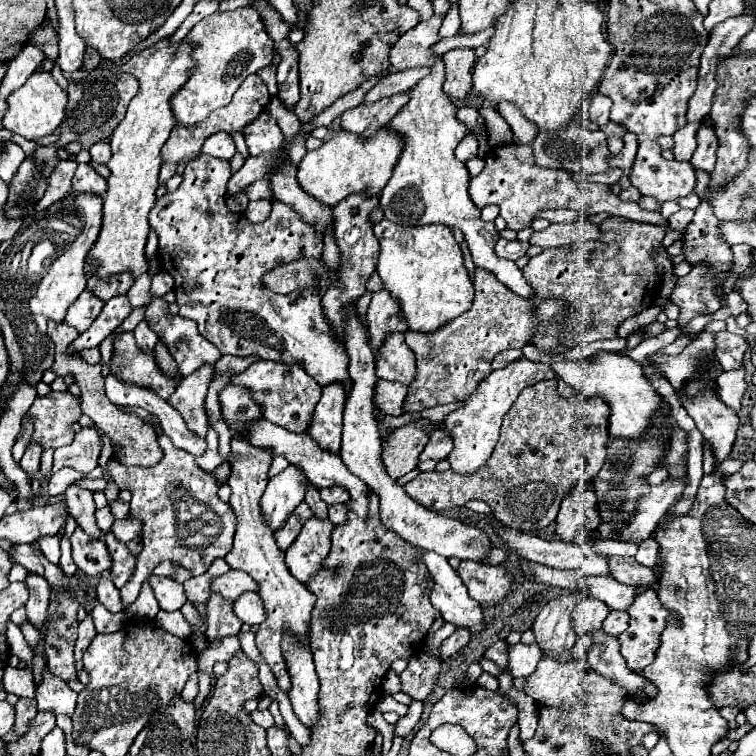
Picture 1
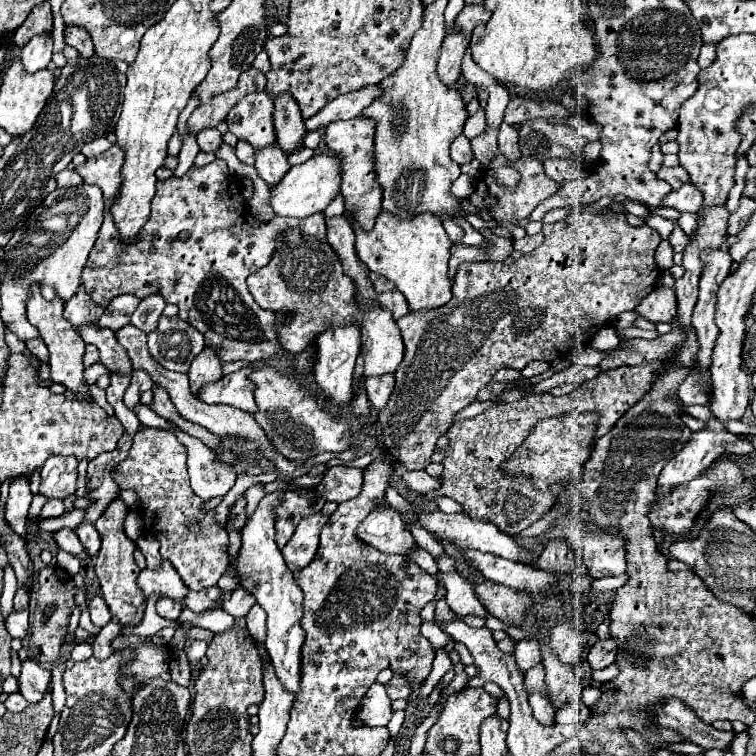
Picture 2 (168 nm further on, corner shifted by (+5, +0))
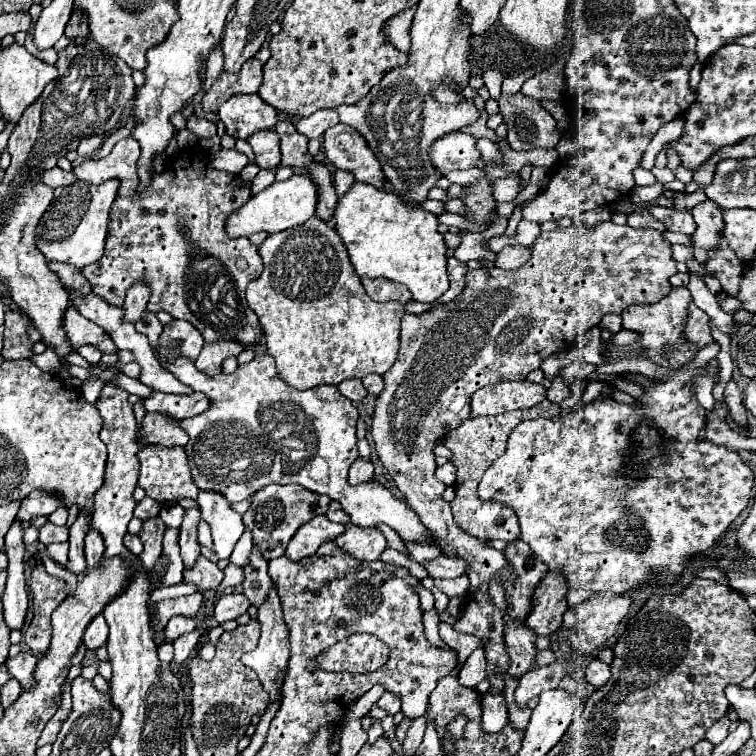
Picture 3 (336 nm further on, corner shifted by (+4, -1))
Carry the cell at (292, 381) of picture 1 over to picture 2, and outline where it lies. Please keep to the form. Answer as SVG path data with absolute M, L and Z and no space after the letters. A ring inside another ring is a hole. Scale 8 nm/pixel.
M245 367L231 375L225 375L217 383L209 383L201 387L197 397L201 397L201 401L209 405L231 405L241 411L255 413L257 411L255 399L253 399L255 385L247 379L251 371L253 367Z

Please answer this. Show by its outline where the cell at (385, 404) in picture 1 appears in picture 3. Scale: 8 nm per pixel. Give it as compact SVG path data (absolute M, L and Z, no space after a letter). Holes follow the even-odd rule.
M370 374L370 376L364 376L364 388L368 390L368 394L374 394L374 396L378 396L378 392L382 392L384 390L384 380L382 380L382 376L378 376L378 374Z

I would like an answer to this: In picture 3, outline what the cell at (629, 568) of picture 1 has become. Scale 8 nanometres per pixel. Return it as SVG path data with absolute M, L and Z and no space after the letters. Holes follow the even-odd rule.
M672 288L656 304L634 304L626 308L626 312L622 312L622 326L636 330L642 336L630 346L606 350L604 358L616 358L624 352L634 354L644 348L648 360L678 370L672 376L656 378L658 384L646 388L646 394L638 398L642 406L632 408L628 404L618 404L602 394L600 398L586 404L582 410L572 410L566 416L522 422L518 424L518 428L514 428L504 456L500 456L480 480L478 494L486 500L498 500L514 508L522 530L520 538L530 546L534 554L544 560L550 570L562 572L568 578L570 588L622 594L624 590L638 588L642 584L674 584L676 576L680 576L686 568L688 558L692 554L706 552L716 540L720 540L720 536L750 500L754 474L744 464L744 460L736 452L698 440L698 434L704 428L706 410L698 404L690 380L700 374L700 370L680 372L682 364L696 354L696 348L682 342L680 338L682 324L686 320L686 308L690 306L690 302L692 296L688 288ZM664 346L674 346L676 350L670 352L666 358ZM642 416L652 418L658 428L666 432L666 436L676 440L676 444L668 448L664 460L656 458L654 462L646 464L646 468L642 470L646 478L638 480L638 484L626 484L632 470L618 470L618 466L622 462L630 462L628 434Z

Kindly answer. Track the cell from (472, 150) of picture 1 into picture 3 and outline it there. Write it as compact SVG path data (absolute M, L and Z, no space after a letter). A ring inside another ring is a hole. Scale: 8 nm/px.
M464 132L446 134L444 138L436 140L436 144L432 144L430 148L432 164L438 168L442 176L446 176L450 170L466 170L476 166L480 156L474 140L474 136Z

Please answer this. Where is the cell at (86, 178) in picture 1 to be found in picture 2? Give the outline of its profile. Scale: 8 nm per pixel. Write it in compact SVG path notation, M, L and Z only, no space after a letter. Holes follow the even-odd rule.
M63 169L61 173L55 175L55 181L59 187L79 187L83 185L83 179L79 177L79 173L75 169Z

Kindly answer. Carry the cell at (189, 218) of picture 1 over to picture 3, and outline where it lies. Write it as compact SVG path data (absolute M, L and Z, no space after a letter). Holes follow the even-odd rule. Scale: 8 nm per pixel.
M122 138L106 158L100 160L82 160L74 174L78 180L94 185L110 178L120 180L118 196L110 208L110 234L106 236L104 256L86 266L82 274L92 286L92 292L112 306L122 306L126 298L126 290L136 282L144 282L150 288L148 310L158 312L166 310L174 318L188 320L202 334L210 328L210 338L204 338L208 344L218 340L234 340L242 346L254 346L262 338L262 326L258 324L256 312L250 310L244 290L246 284L252 282L262 272L262 258L258 248L248 238L230 238L226 232L226 220L232 212L246 204L250 198L250 184L240 176L232 176L228 172L220 172L216 168L206 166L198 158L192 160L186 152L170 162L170 166L162 174L152 176L150 188L146 192L136 194L138 184L137 162L140 157L140 145L134 138Z

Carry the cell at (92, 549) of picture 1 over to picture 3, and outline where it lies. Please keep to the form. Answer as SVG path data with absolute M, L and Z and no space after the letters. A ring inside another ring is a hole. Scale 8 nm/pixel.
M46 522L40 528L40 538L42 544L52 544L52 542L68 542L68 526L56 526L52 522Z

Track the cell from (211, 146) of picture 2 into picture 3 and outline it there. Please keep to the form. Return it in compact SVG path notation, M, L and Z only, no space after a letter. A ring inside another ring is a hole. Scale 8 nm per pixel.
M196 114L188 118L186 128L188 128L192 134L196 134L198 138L212 138L212 136L216 136L216 124L212 124L210 120L198 118Z

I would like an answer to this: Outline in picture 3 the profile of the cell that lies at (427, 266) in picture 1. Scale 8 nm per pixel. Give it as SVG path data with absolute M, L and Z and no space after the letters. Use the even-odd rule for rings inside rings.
M354 182L352 188L338 200L336 232L340 234L350 262L358 276L388 278L408 286L416 302L436 302L448 290L446 274L446 242L438 232L438 216L422 208L402 204L392 192L378 190L370 184Z

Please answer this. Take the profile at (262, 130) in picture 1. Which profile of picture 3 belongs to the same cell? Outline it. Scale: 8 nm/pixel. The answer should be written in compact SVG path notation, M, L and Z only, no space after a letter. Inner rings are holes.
M238 94L222 104L218 110L226 126L226 134L246 140L250 132L270 130L278 122L278 110L266 104L258 94Z

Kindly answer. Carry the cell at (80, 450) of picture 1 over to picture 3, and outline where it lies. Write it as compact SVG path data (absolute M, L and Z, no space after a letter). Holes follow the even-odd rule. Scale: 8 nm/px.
M36 490L30 492L28 498L22 500L20 504L20 512L18 512L18 520L32 520L36 516L48 516L54 510L58 510L62 506L62 498L56 492L44 492L44 490Z

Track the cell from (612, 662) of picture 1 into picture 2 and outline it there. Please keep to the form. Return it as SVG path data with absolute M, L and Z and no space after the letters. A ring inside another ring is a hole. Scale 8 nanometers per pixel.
M669 699L669 703L657 707L653 713L657 725L675 729L683 739L701 745L703 749L731 751L735 731L717 731L713 725L701 723L701 719L677 699Z

